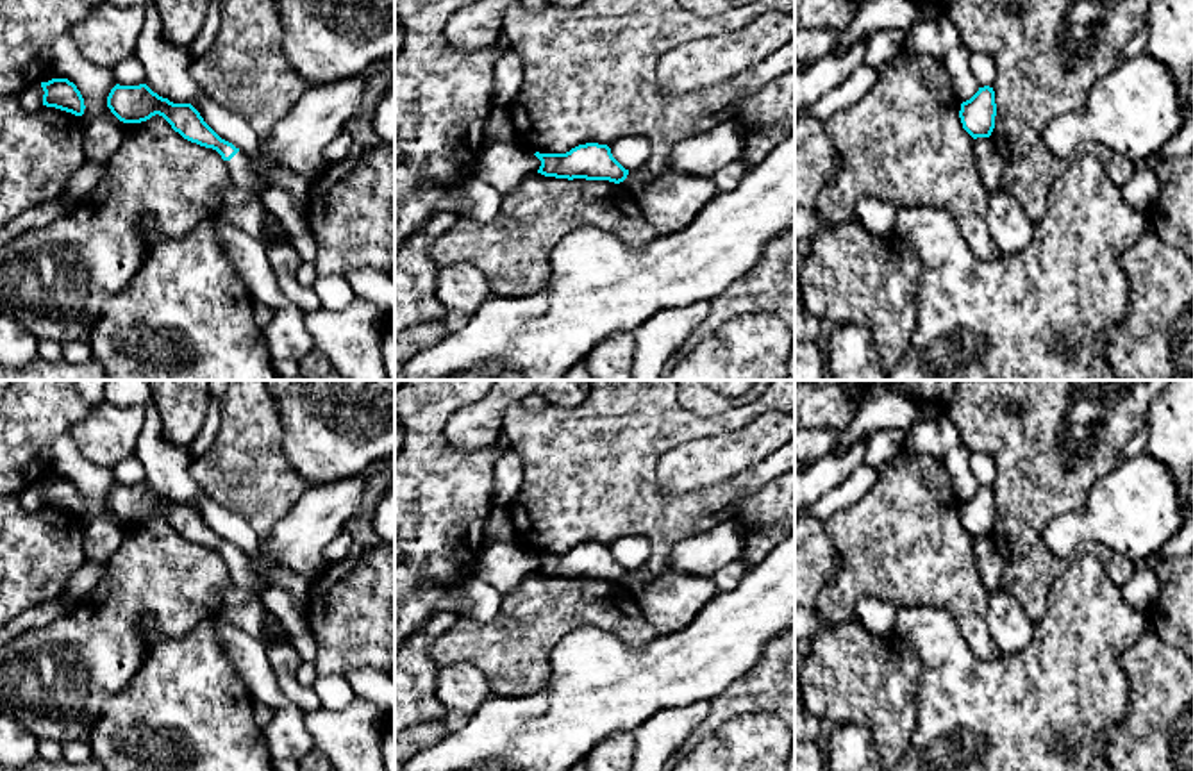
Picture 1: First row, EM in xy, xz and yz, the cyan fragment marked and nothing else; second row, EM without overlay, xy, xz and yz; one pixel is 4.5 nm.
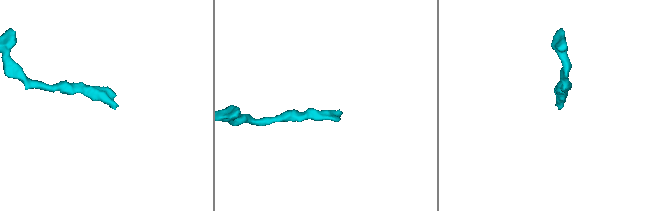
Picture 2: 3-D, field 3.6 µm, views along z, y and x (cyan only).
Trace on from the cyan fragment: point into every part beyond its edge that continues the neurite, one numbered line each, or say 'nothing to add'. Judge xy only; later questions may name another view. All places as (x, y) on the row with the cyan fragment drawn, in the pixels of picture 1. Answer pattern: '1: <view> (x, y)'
1: xy (240, 166)

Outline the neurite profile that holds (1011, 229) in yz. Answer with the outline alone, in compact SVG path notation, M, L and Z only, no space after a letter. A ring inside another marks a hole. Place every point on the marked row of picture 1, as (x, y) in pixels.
M1004 187L988 195L988 230L1000 253L1016 253L1034 237L1034 221Z

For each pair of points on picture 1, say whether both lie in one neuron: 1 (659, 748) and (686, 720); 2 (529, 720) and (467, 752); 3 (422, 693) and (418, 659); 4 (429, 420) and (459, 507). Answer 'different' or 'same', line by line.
1: same
2: same
3: same
4: same

